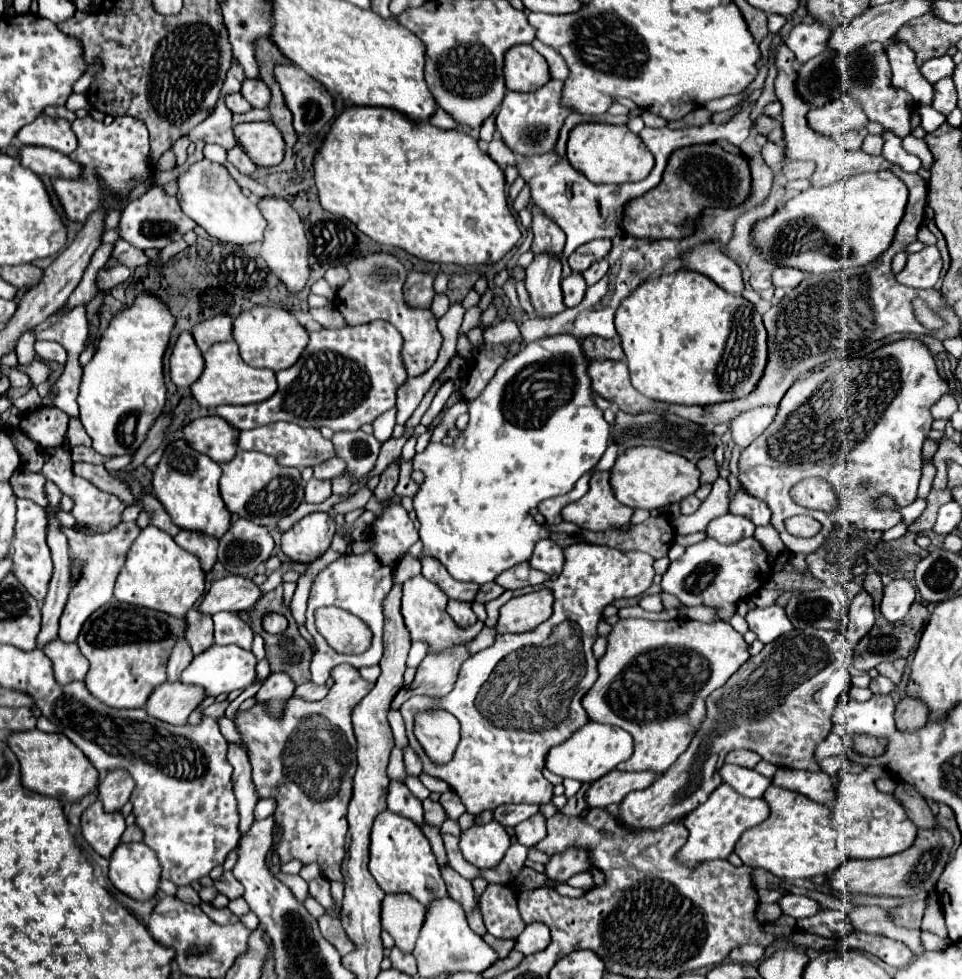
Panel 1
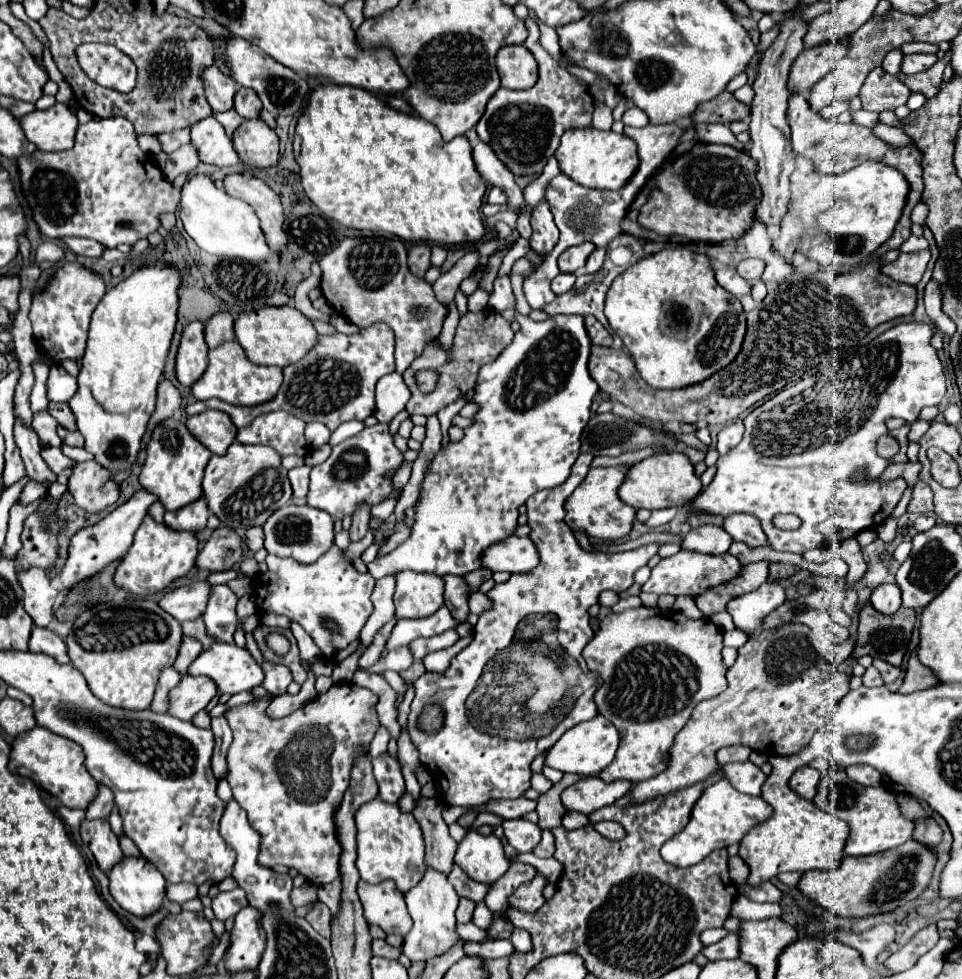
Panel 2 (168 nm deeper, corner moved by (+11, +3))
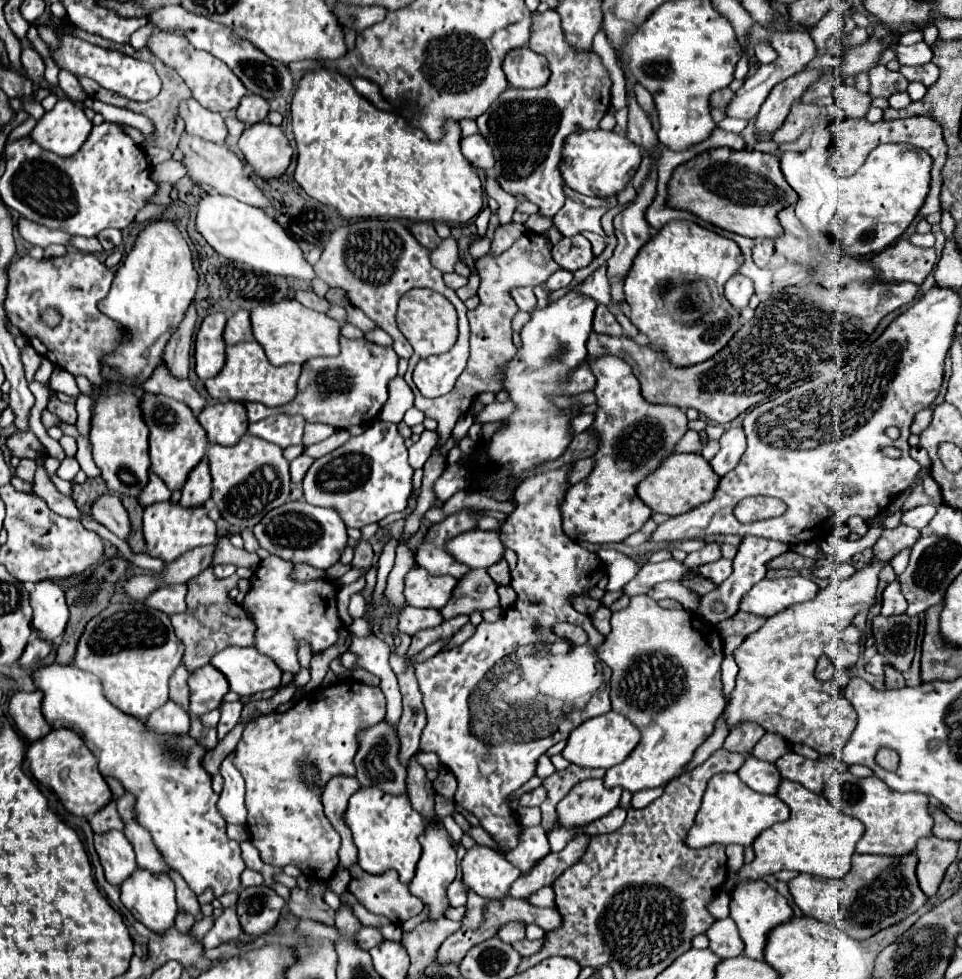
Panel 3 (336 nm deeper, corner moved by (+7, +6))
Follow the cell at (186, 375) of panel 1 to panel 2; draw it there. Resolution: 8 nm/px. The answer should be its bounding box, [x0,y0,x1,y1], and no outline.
[176,323,208,385]

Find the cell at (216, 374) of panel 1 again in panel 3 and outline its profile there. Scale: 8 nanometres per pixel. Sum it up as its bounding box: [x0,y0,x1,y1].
[206,342,300,408]

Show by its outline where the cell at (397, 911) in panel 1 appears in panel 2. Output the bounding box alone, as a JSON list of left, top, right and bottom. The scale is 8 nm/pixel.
[358,881,412,935]

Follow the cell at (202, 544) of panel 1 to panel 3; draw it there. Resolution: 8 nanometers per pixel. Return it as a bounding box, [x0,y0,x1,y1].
[180,458,212,508]

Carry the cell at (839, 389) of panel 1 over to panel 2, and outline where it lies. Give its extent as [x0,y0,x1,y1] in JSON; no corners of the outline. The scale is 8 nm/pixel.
[690,323,946,555]

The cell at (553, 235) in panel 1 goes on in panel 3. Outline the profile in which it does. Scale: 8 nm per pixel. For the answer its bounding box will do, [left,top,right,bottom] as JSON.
[462,134,494,168]

